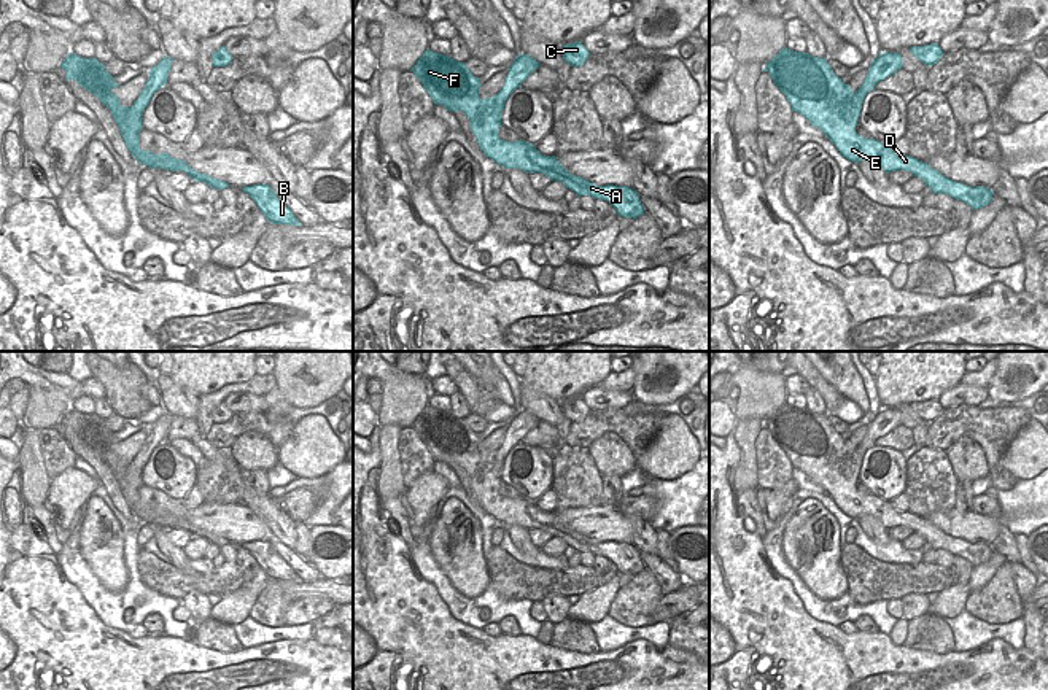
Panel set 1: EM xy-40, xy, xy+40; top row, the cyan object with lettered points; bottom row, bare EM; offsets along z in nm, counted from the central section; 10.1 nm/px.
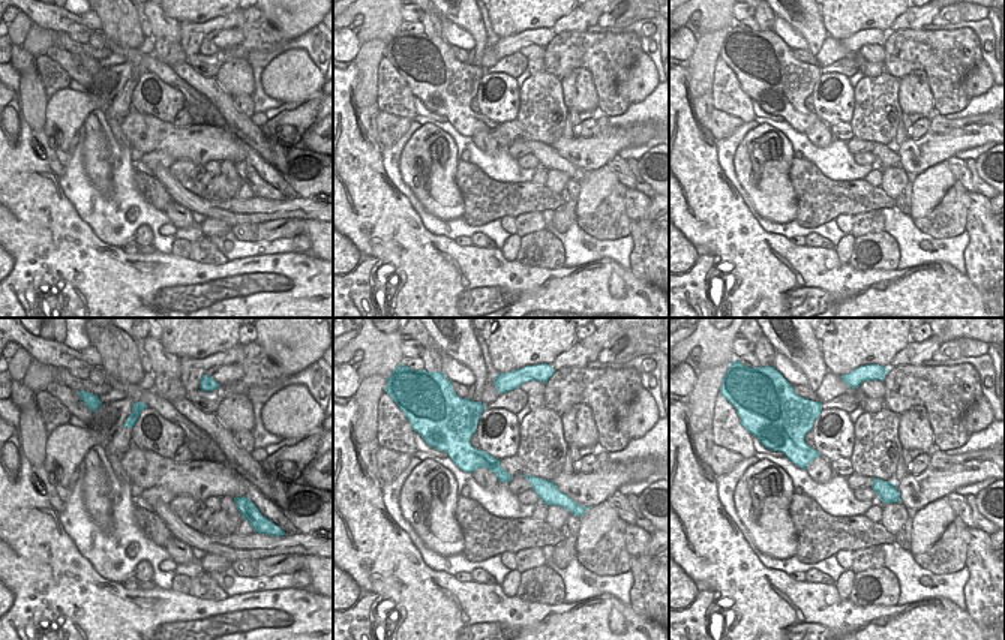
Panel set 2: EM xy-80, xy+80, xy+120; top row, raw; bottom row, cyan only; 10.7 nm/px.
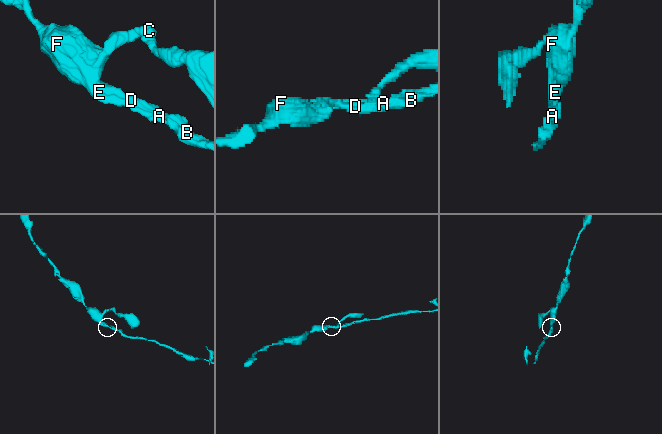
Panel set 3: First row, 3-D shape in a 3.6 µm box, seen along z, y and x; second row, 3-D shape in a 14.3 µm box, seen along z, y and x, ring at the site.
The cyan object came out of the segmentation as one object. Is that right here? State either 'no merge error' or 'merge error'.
merge error

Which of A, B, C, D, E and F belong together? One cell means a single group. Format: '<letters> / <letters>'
A B D E F / C

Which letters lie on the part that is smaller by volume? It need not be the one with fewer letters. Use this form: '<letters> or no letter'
C

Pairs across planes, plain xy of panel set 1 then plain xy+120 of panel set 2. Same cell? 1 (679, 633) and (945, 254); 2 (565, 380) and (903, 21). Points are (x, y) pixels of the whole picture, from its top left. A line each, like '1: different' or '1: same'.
1: different
2: different

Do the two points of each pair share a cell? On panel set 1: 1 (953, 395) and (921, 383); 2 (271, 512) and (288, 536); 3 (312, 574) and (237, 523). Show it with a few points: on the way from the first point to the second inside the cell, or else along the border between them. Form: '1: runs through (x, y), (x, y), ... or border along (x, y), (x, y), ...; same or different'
1: border along (959, 383), (947, 388), (937, 398); different
2: runs through (274, 519), (285, 530); same
3: border along (271, 533), (266, 539); different

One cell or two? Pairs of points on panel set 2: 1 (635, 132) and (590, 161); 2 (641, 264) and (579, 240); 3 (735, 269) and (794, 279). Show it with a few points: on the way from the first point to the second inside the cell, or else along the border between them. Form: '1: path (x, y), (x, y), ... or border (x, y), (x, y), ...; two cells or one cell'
1: path (624, 137), (611, 140), (600, 150); one cell
2: border (630, 234), (632, 269); two cells
3: path (750, 279), (779, 279); one cell

